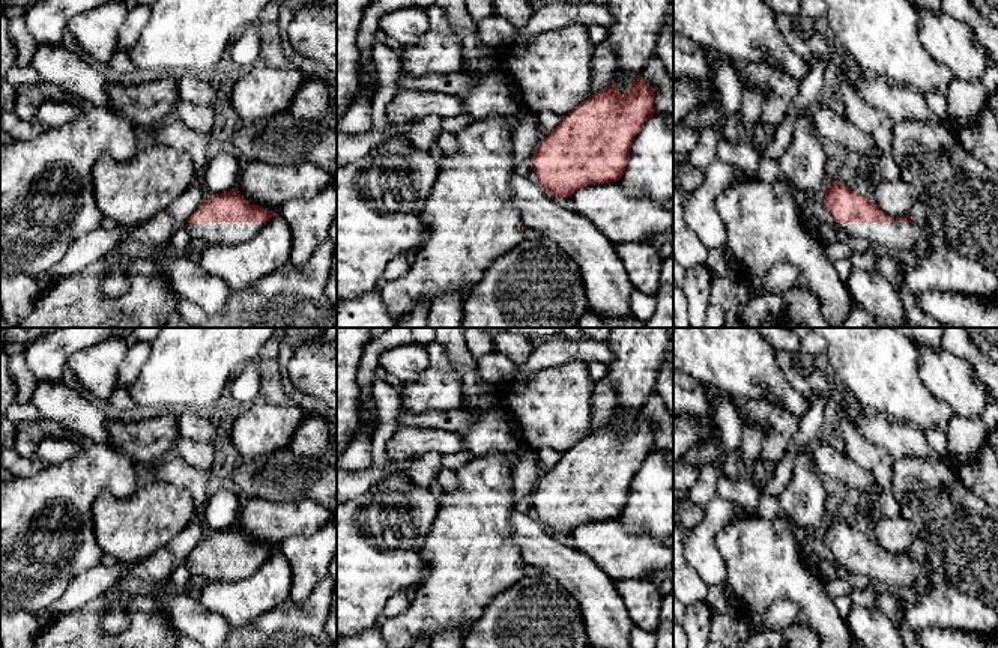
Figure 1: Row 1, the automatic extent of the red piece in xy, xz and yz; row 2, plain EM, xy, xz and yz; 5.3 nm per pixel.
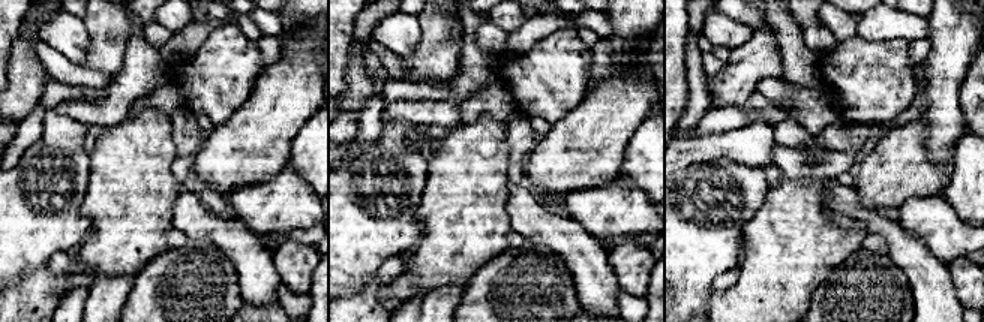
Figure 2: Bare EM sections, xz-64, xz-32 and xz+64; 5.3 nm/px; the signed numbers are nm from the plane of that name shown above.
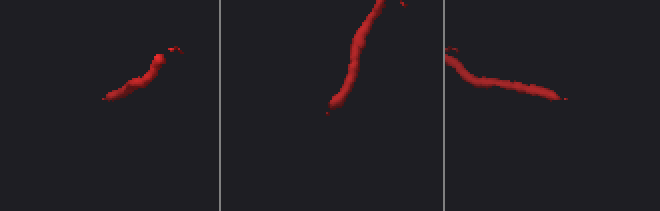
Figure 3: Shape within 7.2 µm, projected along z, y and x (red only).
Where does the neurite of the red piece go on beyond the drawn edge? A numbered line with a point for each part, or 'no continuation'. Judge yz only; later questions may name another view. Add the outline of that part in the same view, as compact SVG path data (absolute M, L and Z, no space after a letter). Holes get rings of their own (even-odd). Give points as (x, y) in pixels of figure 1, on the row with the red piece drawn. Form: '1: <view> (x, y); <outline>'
1: yz (895, 238); M839 223L839 227L854 238L861 238L878 251L900 254L903 251L926 251L930 229L914 223Z

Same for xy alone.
1: xy (212, 233); M186 223L189 238L216 244L243 244L259 233L262 223Z

